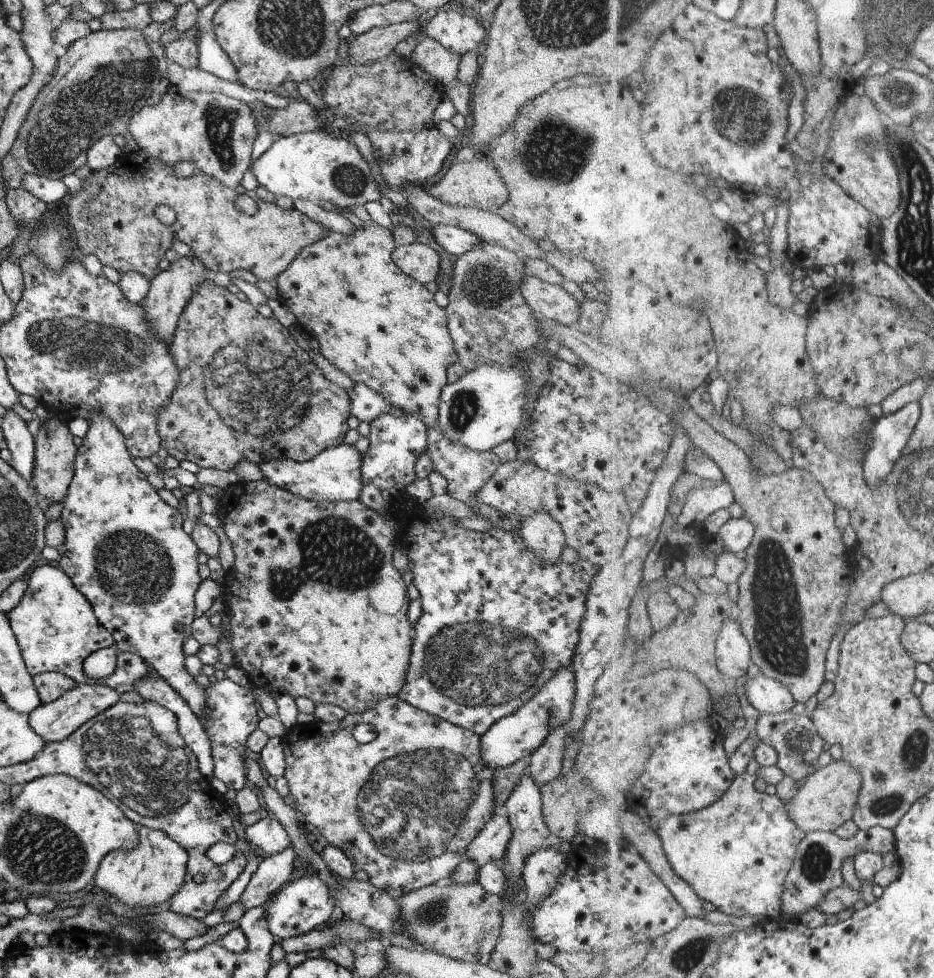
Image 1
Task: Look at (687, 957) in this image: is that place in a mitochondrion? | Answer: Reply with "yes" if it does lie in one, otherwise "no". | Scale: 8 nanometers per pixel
yes

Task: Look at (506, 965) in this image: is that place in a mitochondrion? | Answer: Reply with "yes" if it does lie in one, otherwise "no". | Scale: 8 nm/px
no

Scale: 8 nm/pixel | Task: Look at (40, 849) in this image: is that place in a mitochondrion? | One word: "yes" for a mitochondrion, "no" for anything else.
yes

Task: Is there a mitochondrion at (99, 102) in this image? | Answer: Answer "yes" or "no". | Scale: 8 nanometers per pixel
yes

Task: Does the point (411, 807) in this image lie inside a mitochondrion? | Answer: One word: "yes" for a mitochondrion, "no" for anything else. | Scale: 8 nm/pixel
yes

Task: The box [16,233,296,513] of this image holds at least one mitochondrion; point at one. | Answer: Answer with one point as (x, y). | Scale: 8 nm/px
(107, 354)

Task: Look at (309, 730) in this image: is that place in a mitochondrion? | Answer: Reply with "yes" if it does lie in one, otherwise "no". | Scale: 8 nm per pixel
no

